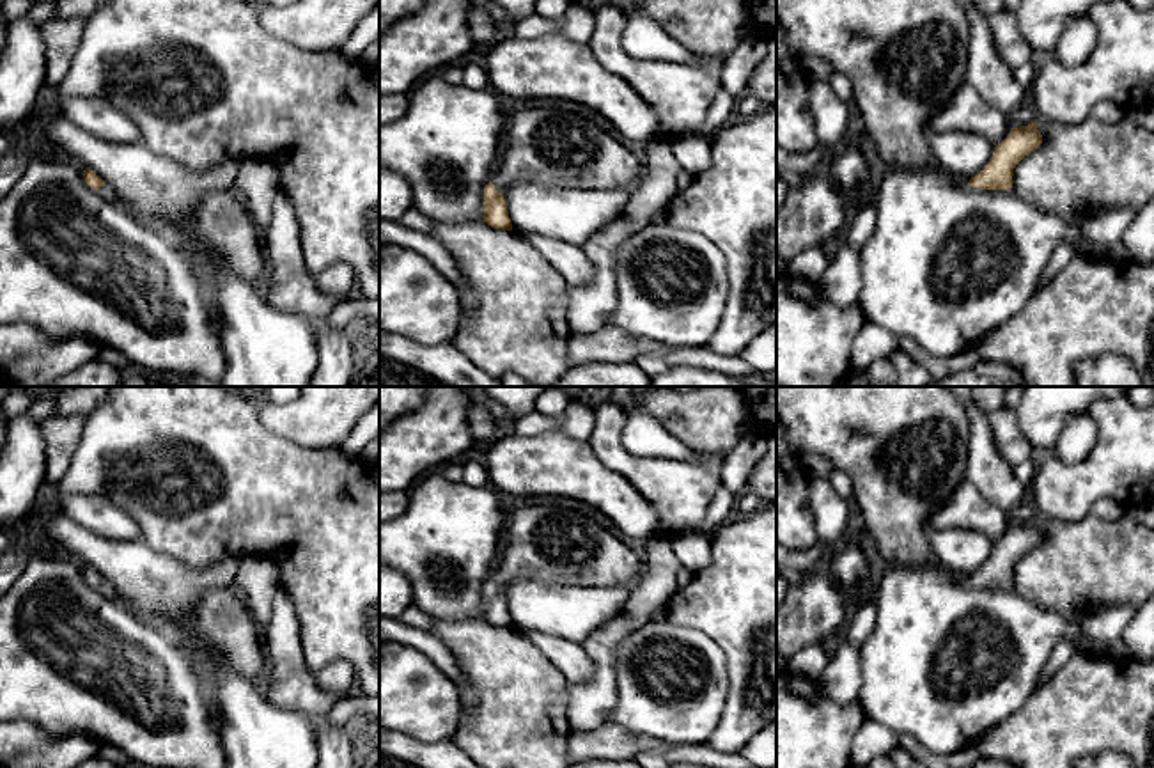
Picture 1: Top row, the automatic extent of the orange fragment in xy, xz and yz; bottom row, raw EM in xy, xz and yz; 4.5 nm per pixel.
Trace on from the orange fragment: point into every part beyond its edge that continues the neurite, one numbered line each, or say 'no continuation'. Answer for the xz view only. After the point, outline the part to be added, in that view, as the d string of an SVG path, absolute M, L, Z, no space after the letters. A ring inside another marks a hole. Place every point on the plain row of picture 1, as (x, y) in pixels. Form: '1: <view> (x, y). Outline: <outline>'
1: xz (548, 543). Outline: M507 502L503 545L491 575L498 591L525 578L594 589L628 587L642 571L643 562L635 552L590 516Z

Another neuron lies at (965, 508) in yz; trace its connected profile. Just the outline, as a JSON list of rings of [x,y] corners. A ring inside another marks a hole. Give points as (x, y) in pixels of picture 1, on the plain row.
[[[963,479],[929,518],[929,527],[932,530],[970,529],[996,545],[1010,530],[1010,521],[1005,511],[989,504],[973,484]]]

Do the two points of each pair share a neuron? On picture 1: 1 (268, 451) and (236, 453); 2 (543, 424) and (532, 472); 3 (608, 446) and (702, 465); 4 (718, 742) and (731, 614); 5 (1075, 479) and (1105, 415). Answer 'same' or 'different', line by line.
1: same
2: different
3: same
4: same
5: same

